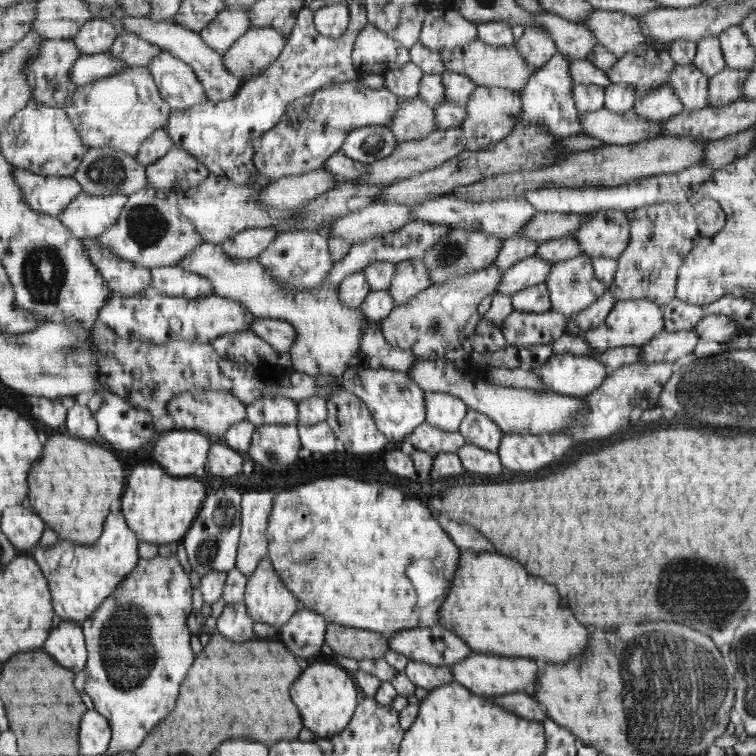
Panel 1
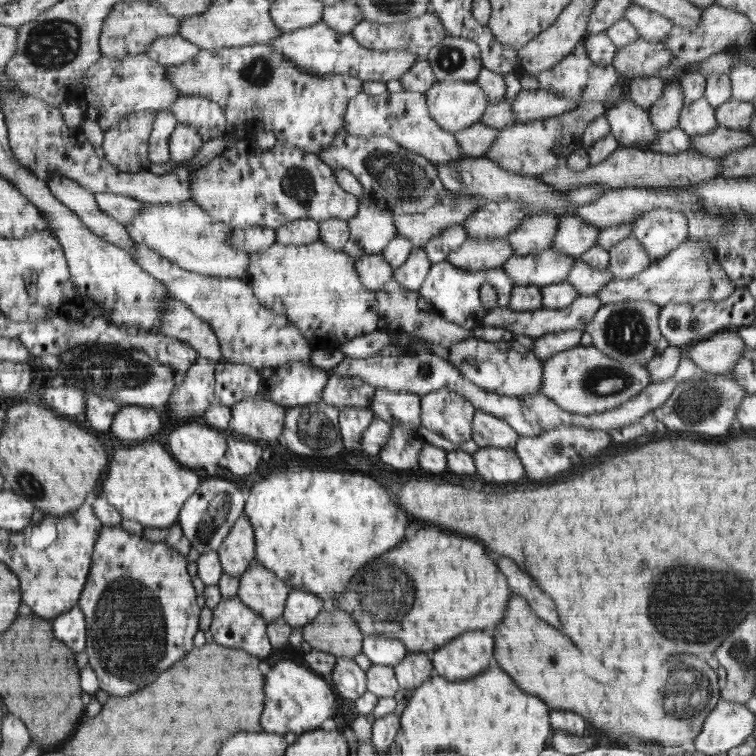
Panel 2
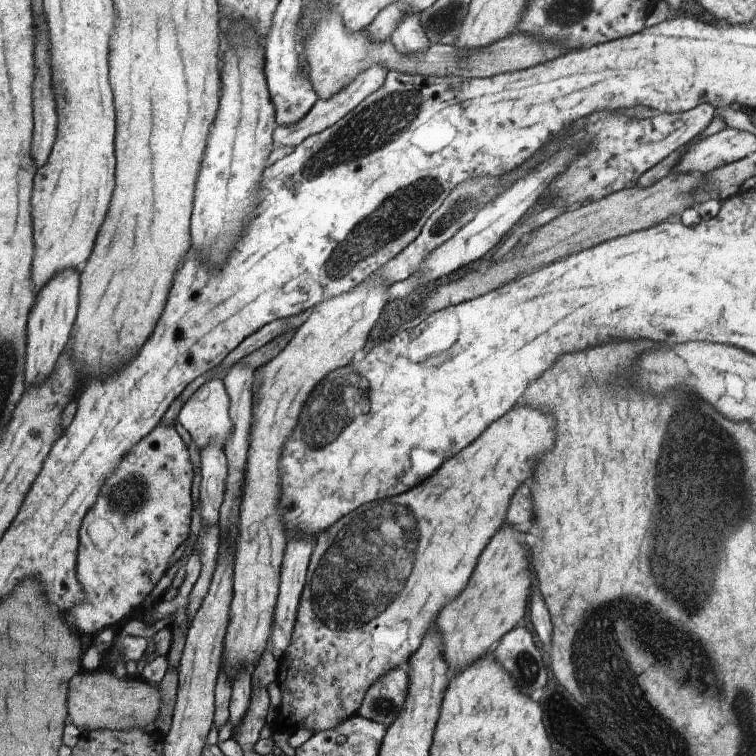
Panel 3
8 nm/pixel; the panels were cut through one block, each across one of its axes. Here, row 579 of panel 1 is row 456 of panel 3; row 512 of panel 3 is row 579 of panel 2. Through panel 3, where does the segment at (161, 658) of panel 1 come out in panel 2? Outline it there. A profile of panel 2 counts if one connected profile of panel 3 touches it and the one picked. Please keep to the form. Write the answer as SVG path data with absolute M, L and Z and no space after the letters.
M103 526L94 552L94 570L90 570L90 586L82 594L78 605L86 610L86 622L90 622L89 665L96 673L100 688L112 697L126 696L134 690L154 682L160 672L170 668L176 660L188 656L198 632L196 592L186 570L186 558L176 549L160 542L146 542L140 535L131 534L122 527Z

